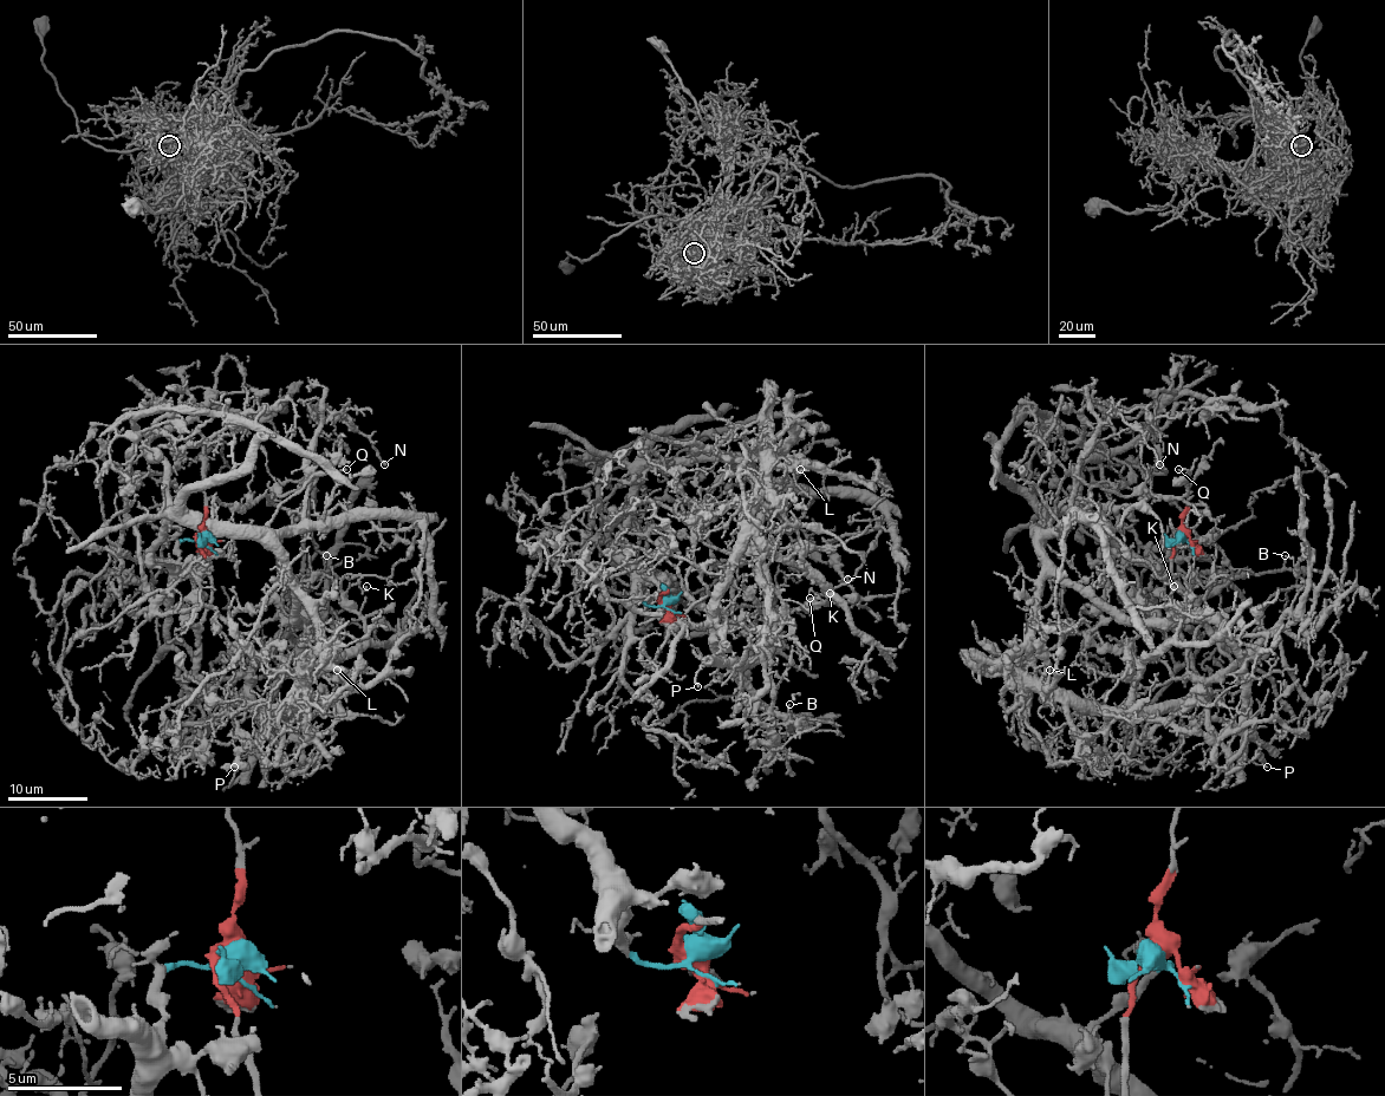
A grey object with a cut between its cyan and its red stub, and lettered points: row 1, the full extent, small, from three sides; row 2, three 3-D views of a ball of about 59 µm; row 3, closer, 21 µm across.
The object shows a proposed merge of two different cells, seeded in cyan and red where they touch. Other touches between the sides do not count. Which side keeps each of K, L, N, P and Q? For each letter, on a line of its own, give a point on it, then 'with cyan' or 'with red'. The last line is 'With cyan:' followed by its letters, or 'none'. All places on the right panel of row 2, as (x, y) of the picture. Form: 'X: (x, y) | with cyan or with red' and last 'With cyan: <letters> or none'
K: (1174, 586) | with red
L: (1049, 670) | with red
N: (1159, 464) | with cyan
P: (1267, 767) | with red
Q: (1178, 469) | with cyan
With cyan: N, Q

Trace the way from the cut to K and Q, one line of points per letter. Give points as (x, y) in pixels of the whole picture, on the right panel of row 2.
K: (1182, 535), (1171, 607), (1203, 702), (1118, 713), (1174, 635), (1190, 597), (1176, 575), (1174, 587)
Q: (1182, 535), (1137, 561), (1078, 510), (1047, 521), (1067, 498), (1179, 497), (1190, 471), (1177, 469)

